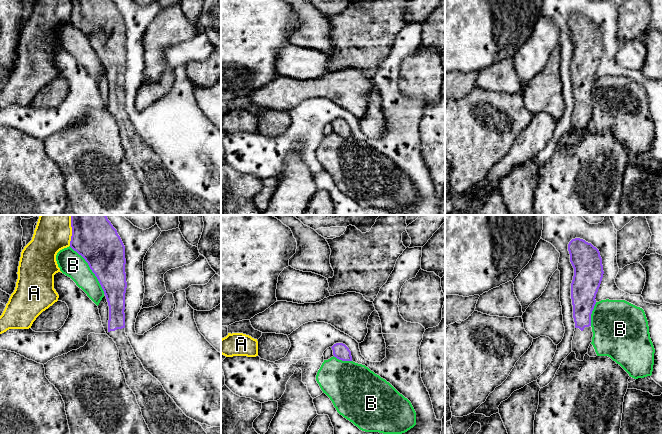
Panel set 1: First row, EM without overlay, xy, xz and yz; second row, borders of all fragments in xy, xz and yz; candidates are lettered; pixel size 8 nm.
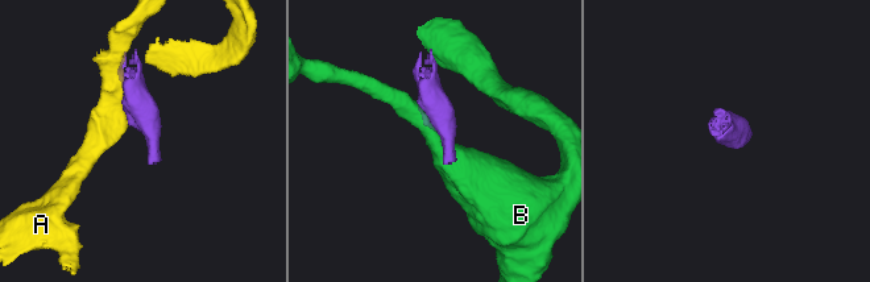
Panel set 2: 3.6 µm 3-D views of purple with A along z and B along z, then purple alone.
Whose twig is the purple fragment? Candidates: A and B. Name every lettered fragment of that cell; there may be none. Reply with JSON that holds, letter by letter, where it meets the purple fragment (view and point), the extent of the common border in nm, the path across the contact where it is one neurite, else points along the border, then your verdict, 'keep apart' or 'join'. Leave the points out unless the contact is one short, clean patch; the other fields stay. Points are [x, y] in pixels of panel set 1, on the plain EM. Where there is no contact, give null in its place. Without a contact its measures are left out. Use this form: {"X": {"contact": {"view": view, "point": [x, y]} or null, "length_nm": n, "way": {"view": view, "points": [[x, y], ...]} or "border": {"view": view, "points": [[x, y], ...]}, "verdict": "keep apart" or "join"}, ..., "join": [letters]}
{"A": {"contact": {"view": "xy", "point": [72, 11]}, "length_nm": 180, "verdict": "keep apart"}, "B": {"contact": {"view": "xy", "point": [90, 44]}, "length_nm": 480, "verdict": "keep apart"}, "join": []}

